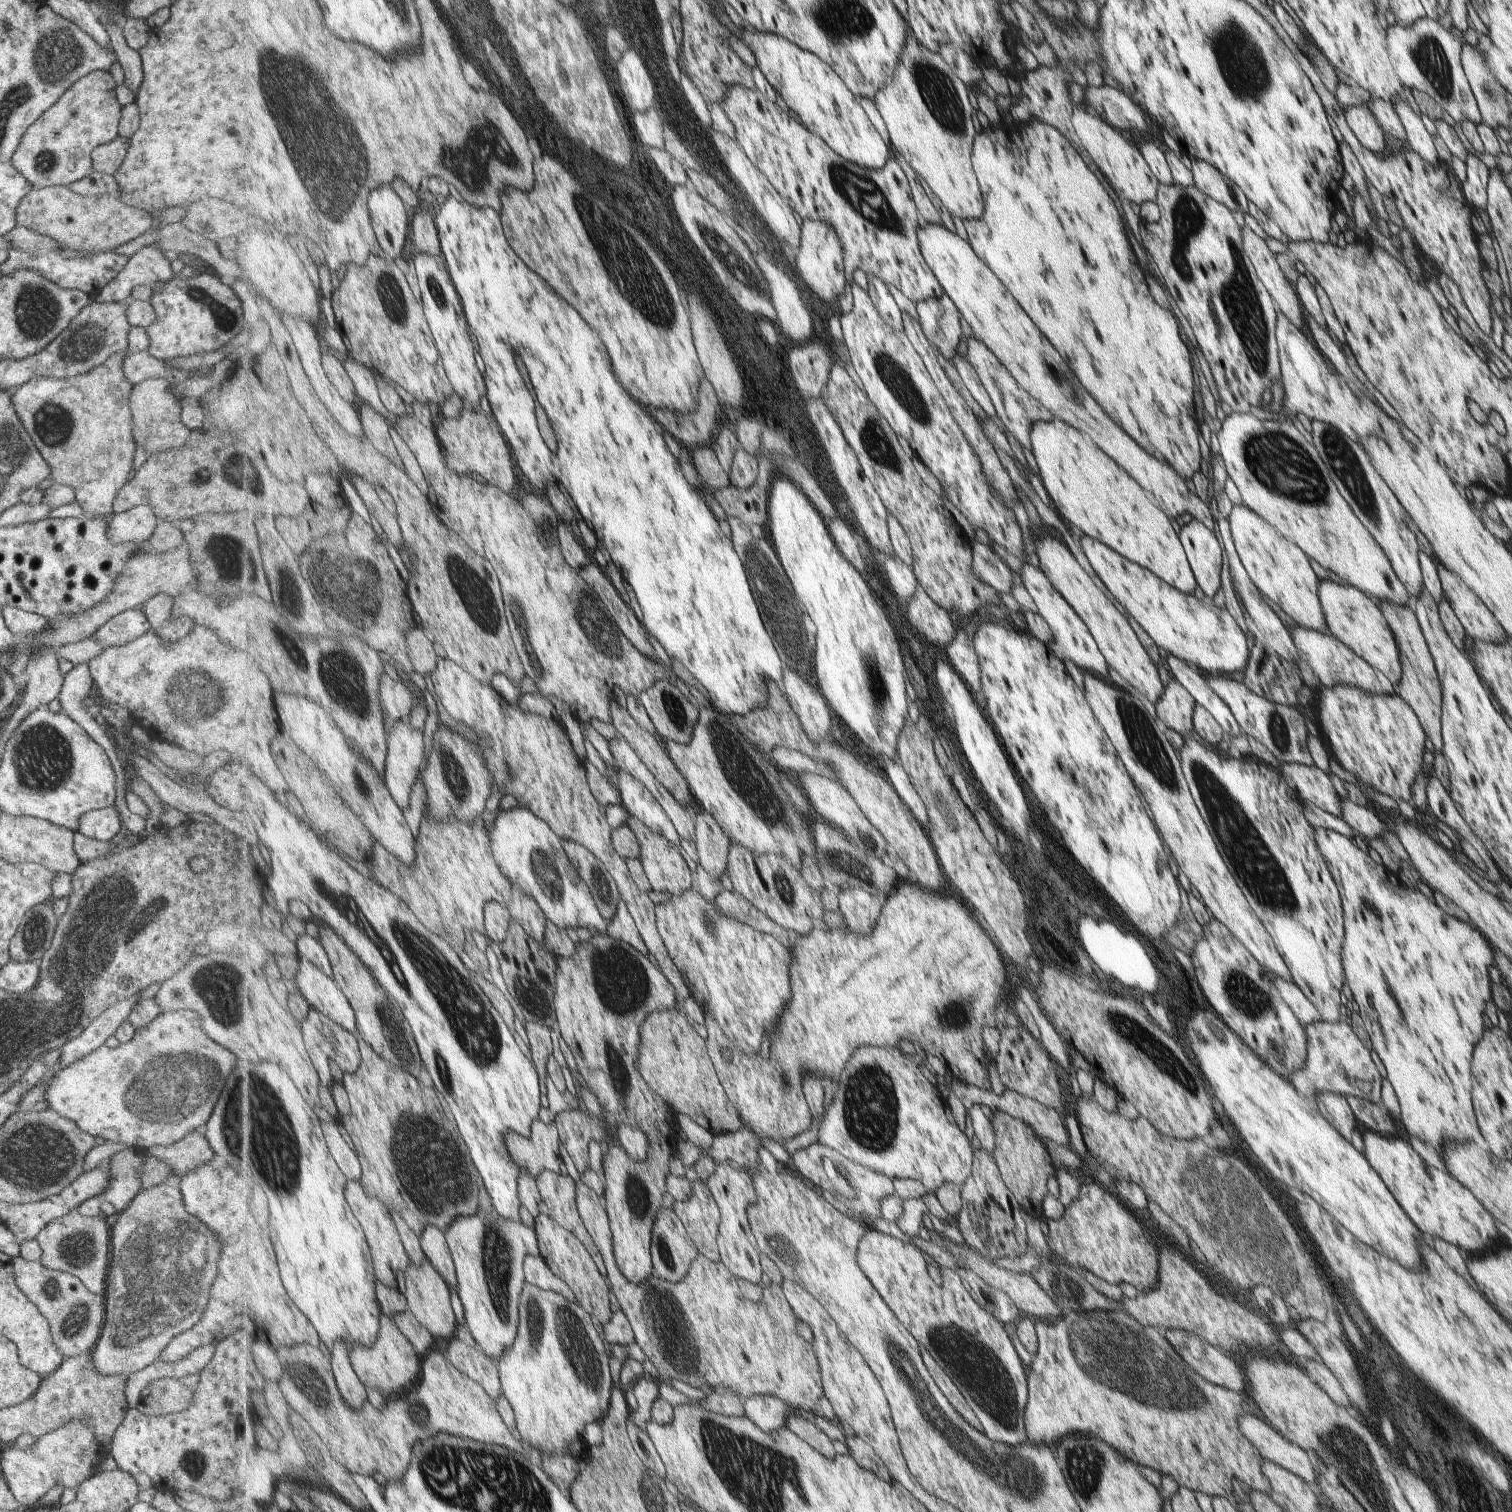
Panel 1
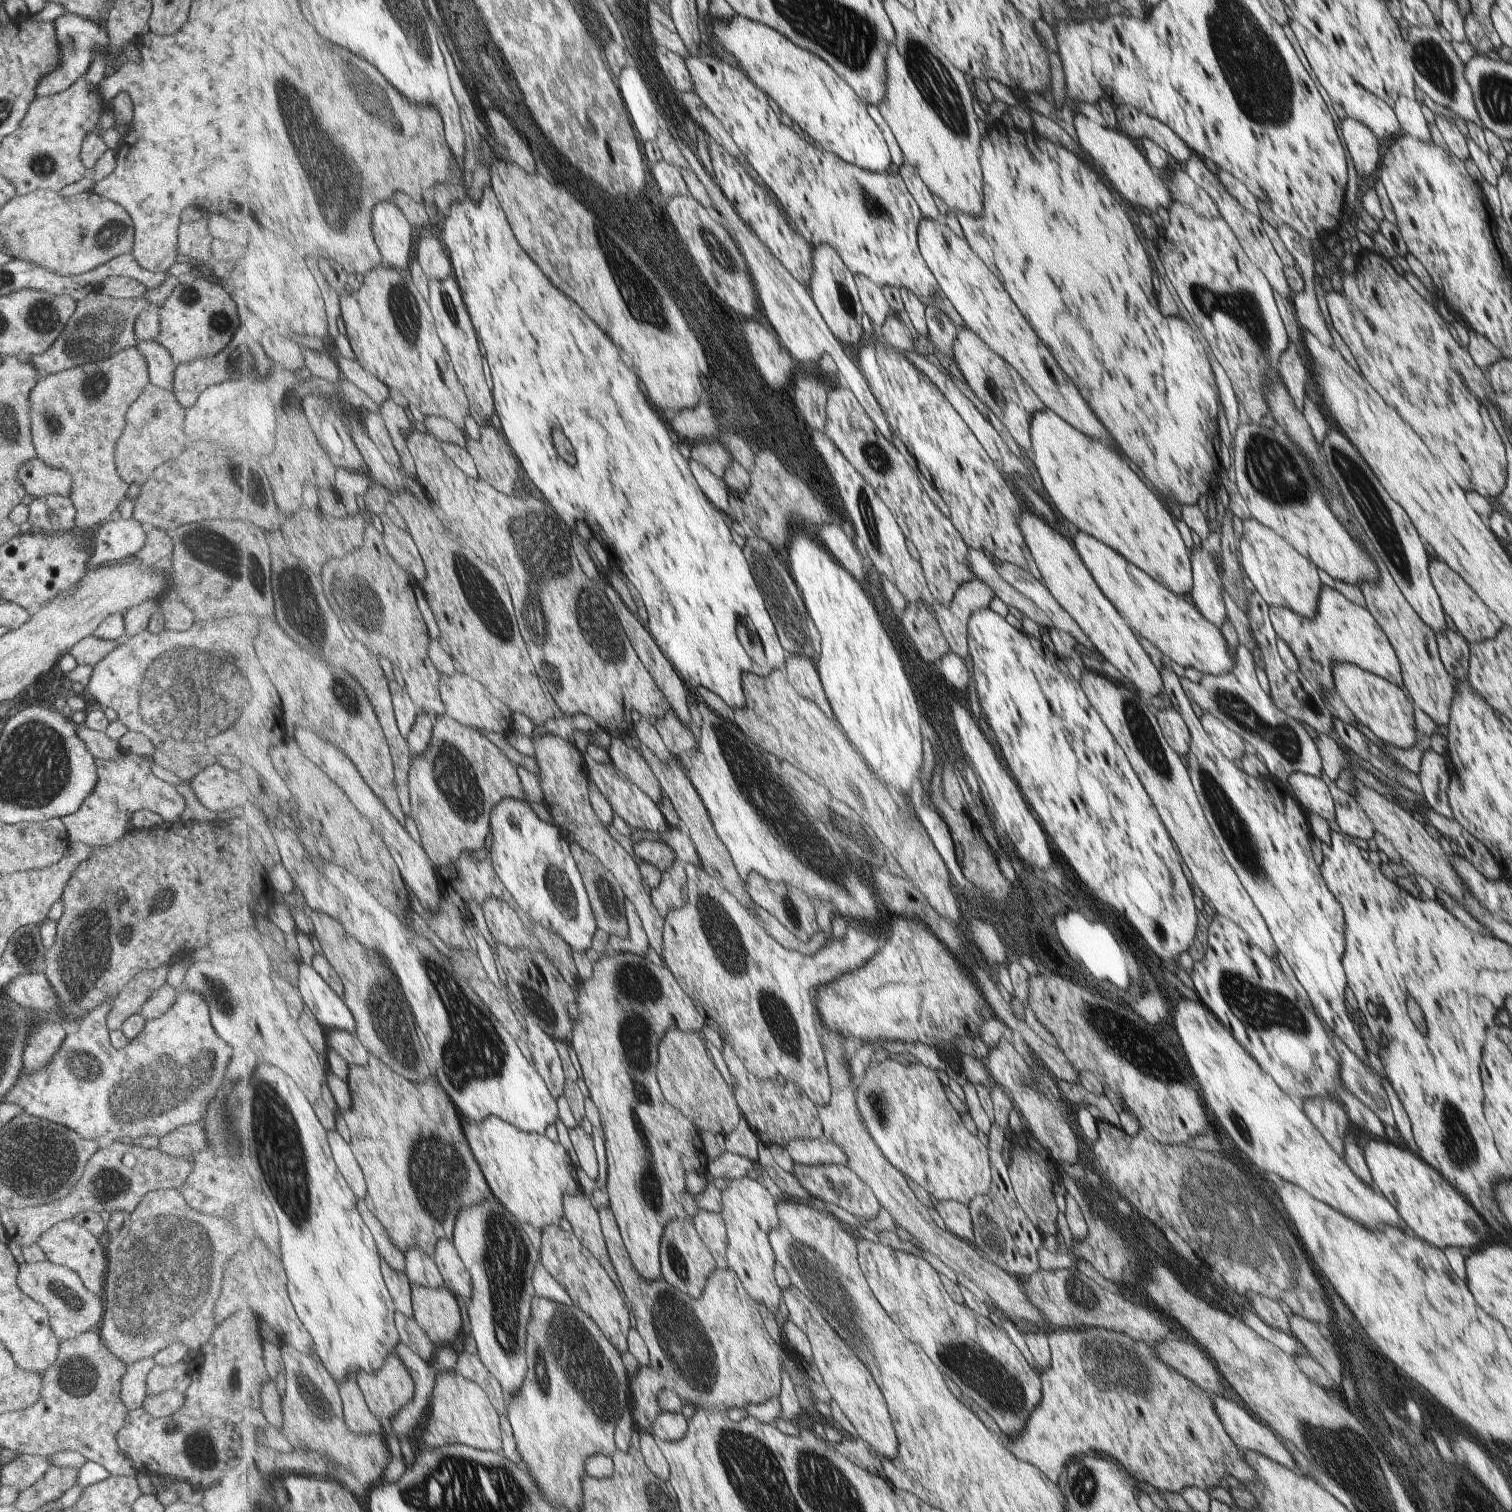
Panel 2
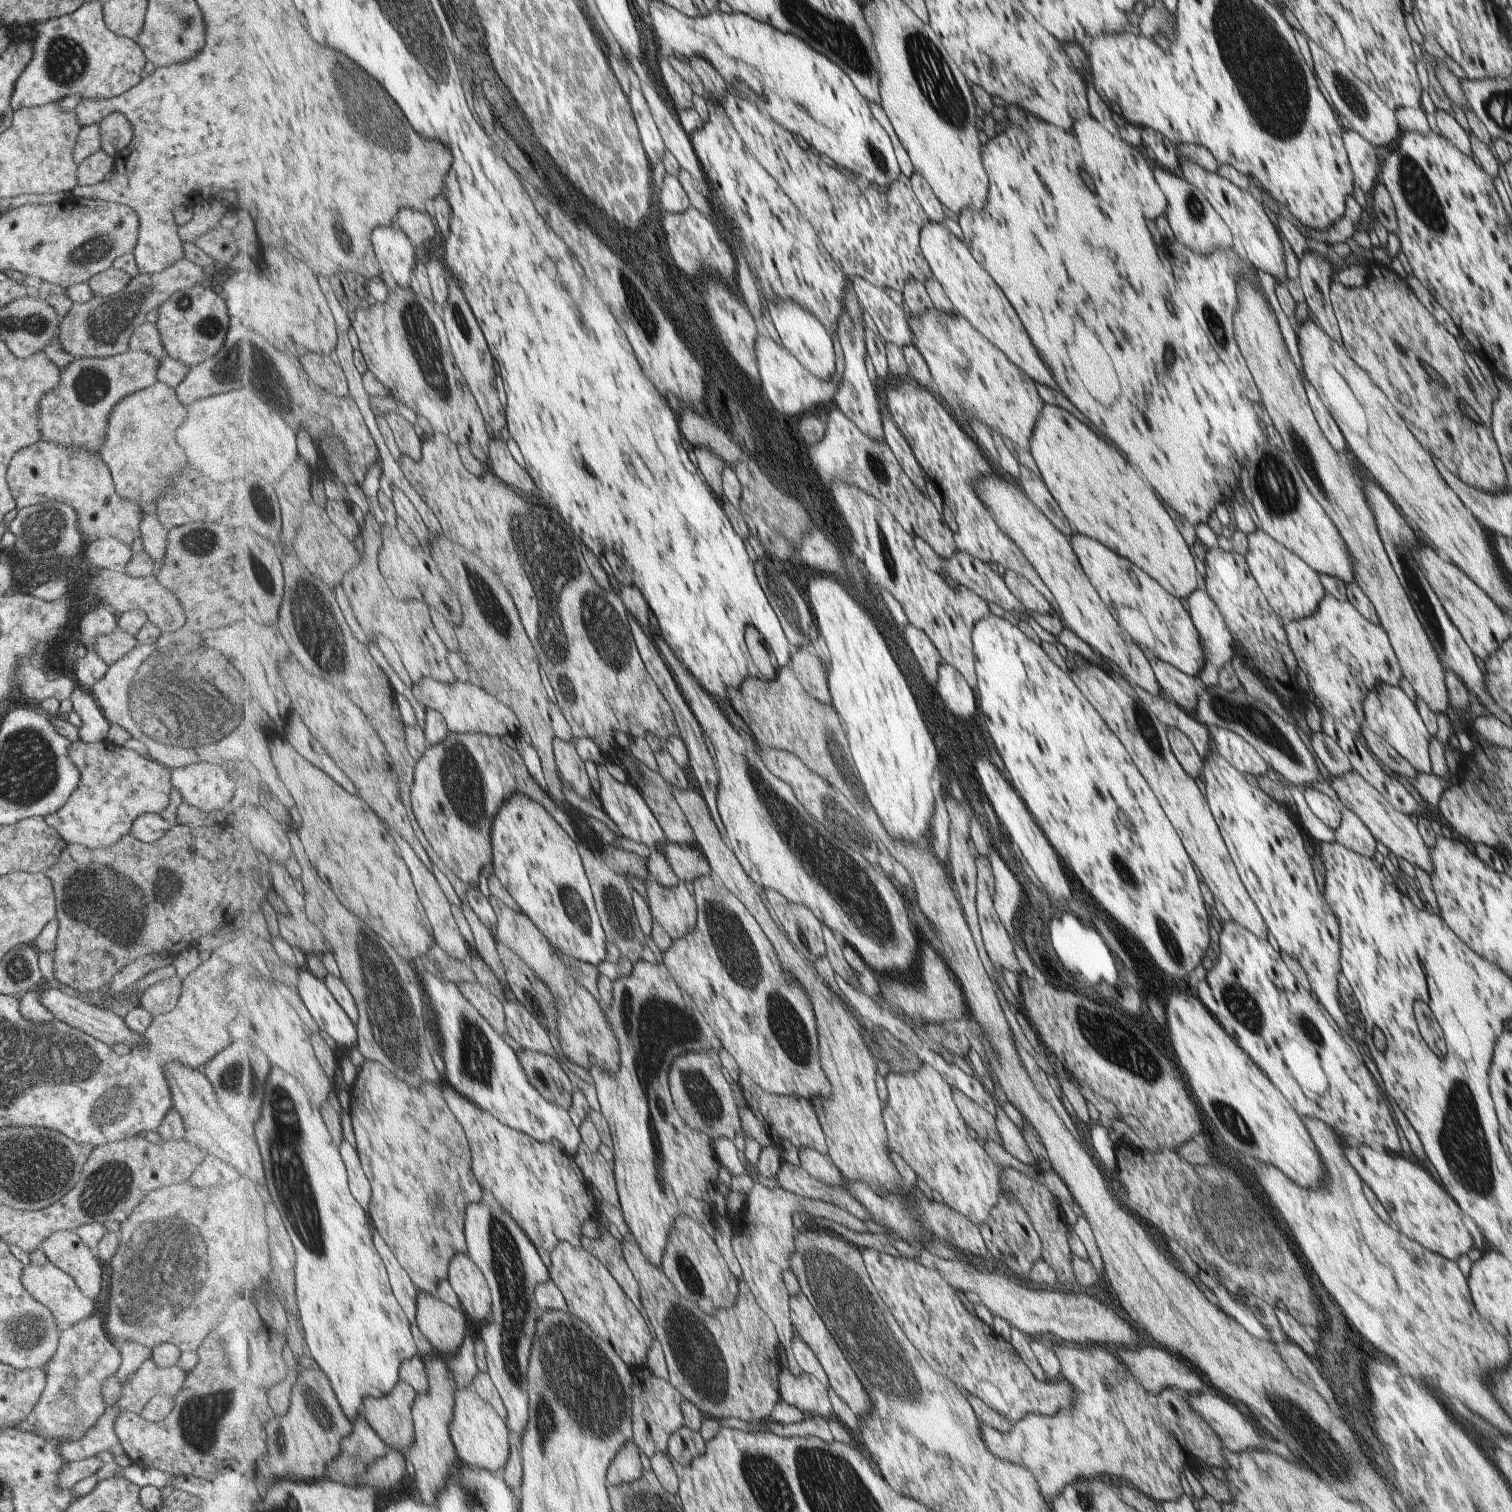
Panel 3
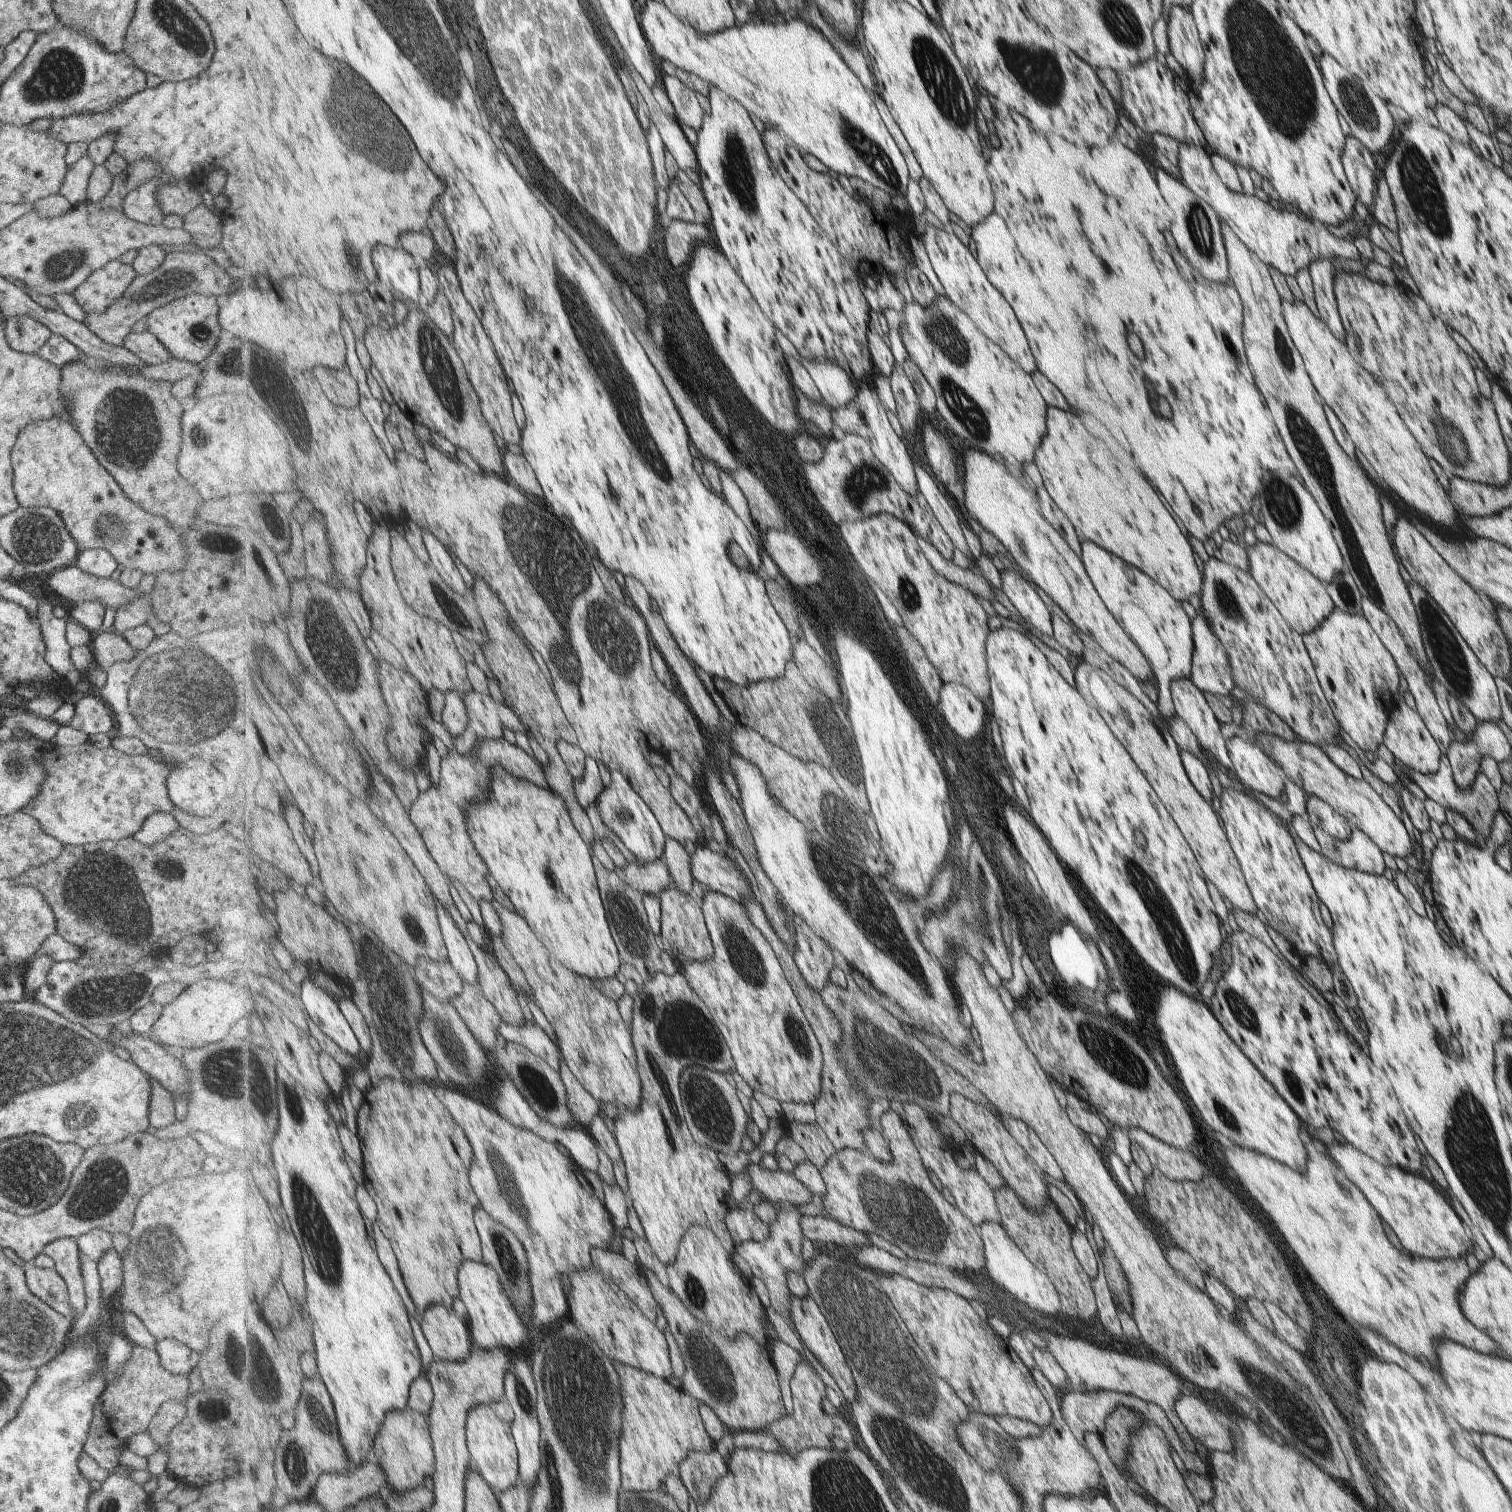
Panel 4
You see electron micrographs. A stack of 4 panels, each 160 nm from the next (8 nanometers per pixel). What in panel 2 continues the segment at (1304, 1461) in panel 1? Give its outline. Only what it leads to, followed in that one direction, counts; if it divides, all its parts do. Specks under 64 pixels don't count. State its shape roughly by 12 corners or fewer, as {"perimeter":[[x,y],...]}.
{"perimeter":[[1226,1395],[1215,1413],[1242,1452],[1261,1453],[1296,1471],[1279,1438]]}

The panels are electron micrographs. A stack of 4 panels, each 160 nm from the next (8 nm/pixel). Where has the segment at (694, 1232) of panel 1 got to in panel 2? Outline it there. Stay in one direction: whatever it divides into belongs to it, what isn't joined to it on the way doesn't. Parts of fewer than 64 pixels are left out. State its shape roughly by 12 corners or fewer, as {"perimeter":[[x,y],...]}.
{"perimeter":[[699,1208],[695,1230],[713,1253],[727,1268],[727,1226],[721,1214]]}

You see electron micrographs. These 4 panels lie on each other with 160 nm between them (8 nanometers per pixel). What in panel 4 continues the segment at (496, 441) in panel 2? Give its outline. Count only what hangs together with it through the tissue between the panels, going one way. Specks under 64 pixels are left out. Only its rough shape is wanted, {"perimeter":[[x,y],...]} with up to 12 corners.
{"perimeter":[[506,450],[506,476],[524,492],[543,498],[533,466],[521,454]]}

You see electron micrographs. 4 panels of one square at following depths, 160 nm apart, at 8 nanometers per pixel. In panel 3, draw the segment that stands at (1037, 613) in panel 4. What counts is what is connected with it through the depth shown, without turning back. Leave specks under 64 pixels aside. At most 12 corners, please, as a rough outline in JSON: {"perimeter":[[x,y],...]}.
{"perimeter":[[1005,570],[1005,586],[1029,613],[1051,612],[1023,576]]}

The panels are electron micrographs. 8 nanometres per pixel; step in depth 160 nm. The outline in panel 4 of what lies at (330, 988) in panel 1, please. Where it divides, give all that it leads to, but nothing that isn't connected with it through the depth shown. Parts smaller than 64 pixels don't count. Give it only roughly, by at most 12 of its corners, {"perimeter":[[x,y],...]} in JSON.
{"perimeter":[[313,984],[299,998],[313,1022],[342,1050],[359,1056],[361,1044],[338,1002]]}

